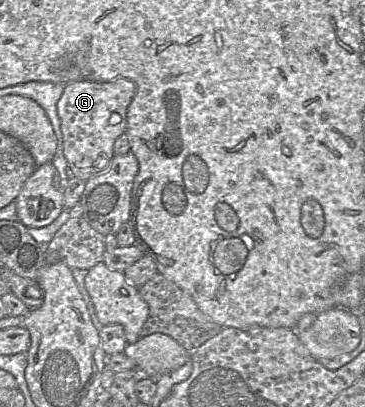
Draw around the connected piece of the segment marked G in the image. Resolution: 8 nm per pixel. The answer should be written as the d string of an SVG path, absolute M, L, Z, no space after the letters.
M127 78L65 84L56 107L63 136L63 153L77 178L86 182L109 169L114 156L114 142L125 133L127 109L135 93L136 84Z

